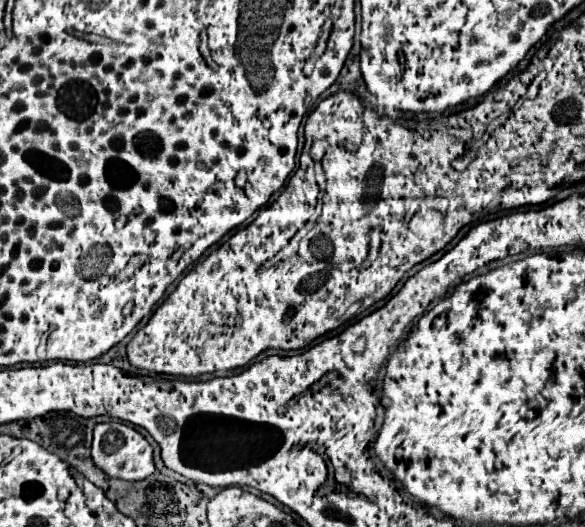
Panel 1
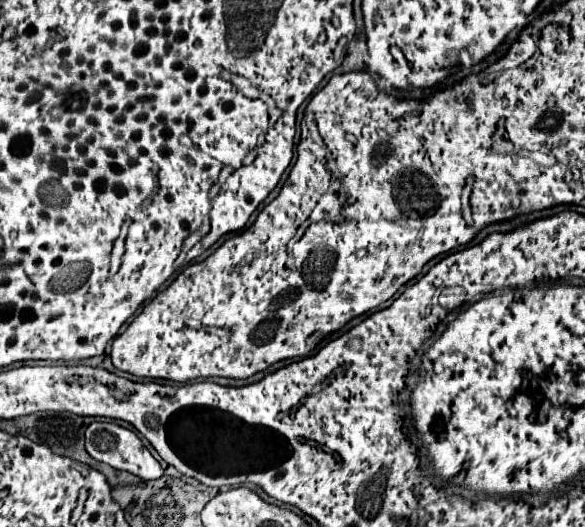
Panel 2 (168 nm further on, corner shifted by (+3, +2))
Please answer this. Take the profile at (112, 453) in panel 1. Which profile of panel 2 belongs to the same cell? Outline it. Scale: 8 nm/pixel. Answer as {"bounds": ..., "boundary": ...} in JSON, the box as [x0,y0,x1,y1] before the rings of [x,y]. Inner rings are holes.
{"bounds":[85,422,163,480],"boundary":[[[91,422],[85,430],[85,448],[97,462],[109,464],[115,470],[131,472],[143,480],[157,480],[163,476],[161,464],[151,456],[151,452],[143,446],[143,442],[137,438],[137,434],[115,422]]]}

